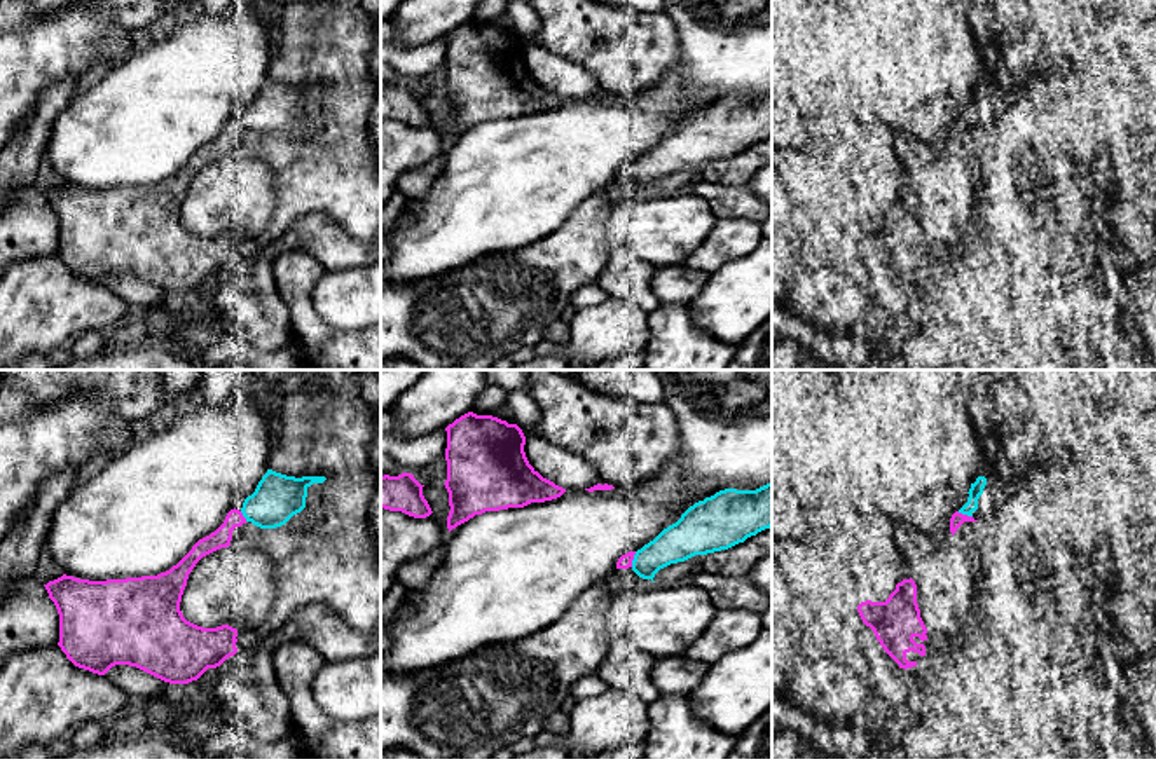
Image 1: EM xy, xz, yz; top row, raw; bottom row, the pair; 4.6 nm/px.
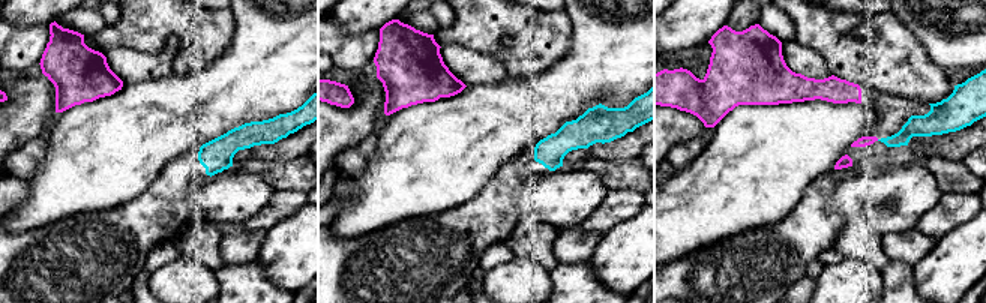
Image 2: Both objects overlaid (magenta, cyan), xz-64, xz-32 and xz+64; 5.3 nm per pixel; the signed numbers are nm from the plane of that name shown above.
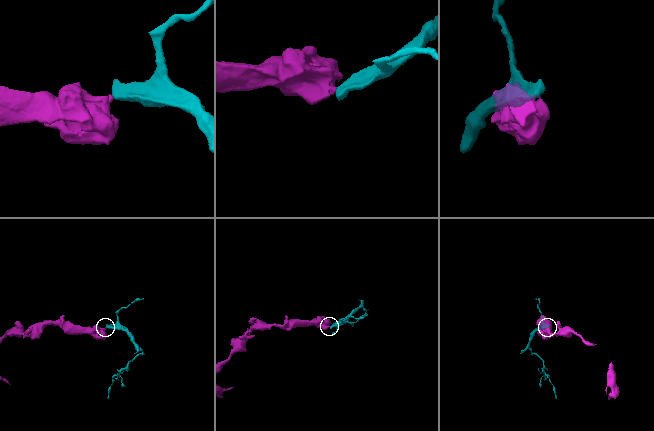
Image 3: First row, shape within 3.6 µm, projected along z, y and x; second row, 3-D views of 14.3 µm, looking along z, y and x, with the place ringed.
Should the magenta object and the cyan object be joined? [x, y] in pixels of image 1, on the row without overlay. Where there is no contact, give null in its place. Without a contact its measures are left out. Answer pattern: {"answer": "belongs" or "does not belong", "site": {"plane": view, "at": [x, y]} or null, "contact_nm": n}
{"answer": "does not belong", "site": {"plane": "xz", "at": [633, 168]}, "contact_nm": 80}

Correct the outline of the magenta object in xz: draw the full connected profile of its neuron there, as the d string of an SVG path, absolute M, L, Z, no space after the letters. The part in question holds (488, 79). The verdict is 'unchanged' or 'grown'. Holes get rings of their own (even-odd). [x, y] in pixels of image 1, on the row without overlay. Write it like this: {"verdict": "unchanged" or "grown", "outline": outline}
{"verdict": "unchanged", "outline": "M468 21L445 40L449 141L475 124L524 117L566 101L529 73L517 33Z"}

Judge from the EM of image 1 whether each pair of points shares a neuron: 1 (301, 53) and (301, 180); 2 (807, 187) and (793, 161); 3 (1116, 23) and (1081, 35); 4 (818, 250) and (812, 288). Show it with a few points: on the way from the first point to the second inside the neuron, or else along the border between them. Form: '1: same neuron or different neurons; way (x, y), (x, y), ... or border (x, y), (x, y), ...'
1: same neuron; way (330, 84), (330, 149)
2: same neuron; way (805, 180), (795, 168)
3: different neurons; border (1104, 18), (1109, 34), (1132, 60)
4: different neurons; border (800, 264), (807, 267), (832, 267), (854, 283)

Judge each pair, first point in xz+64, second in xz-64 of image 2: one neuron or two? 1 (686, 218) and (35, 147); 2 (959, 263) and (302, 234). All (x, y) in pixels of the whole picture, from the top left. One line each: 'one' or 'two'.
1: two
2: one

